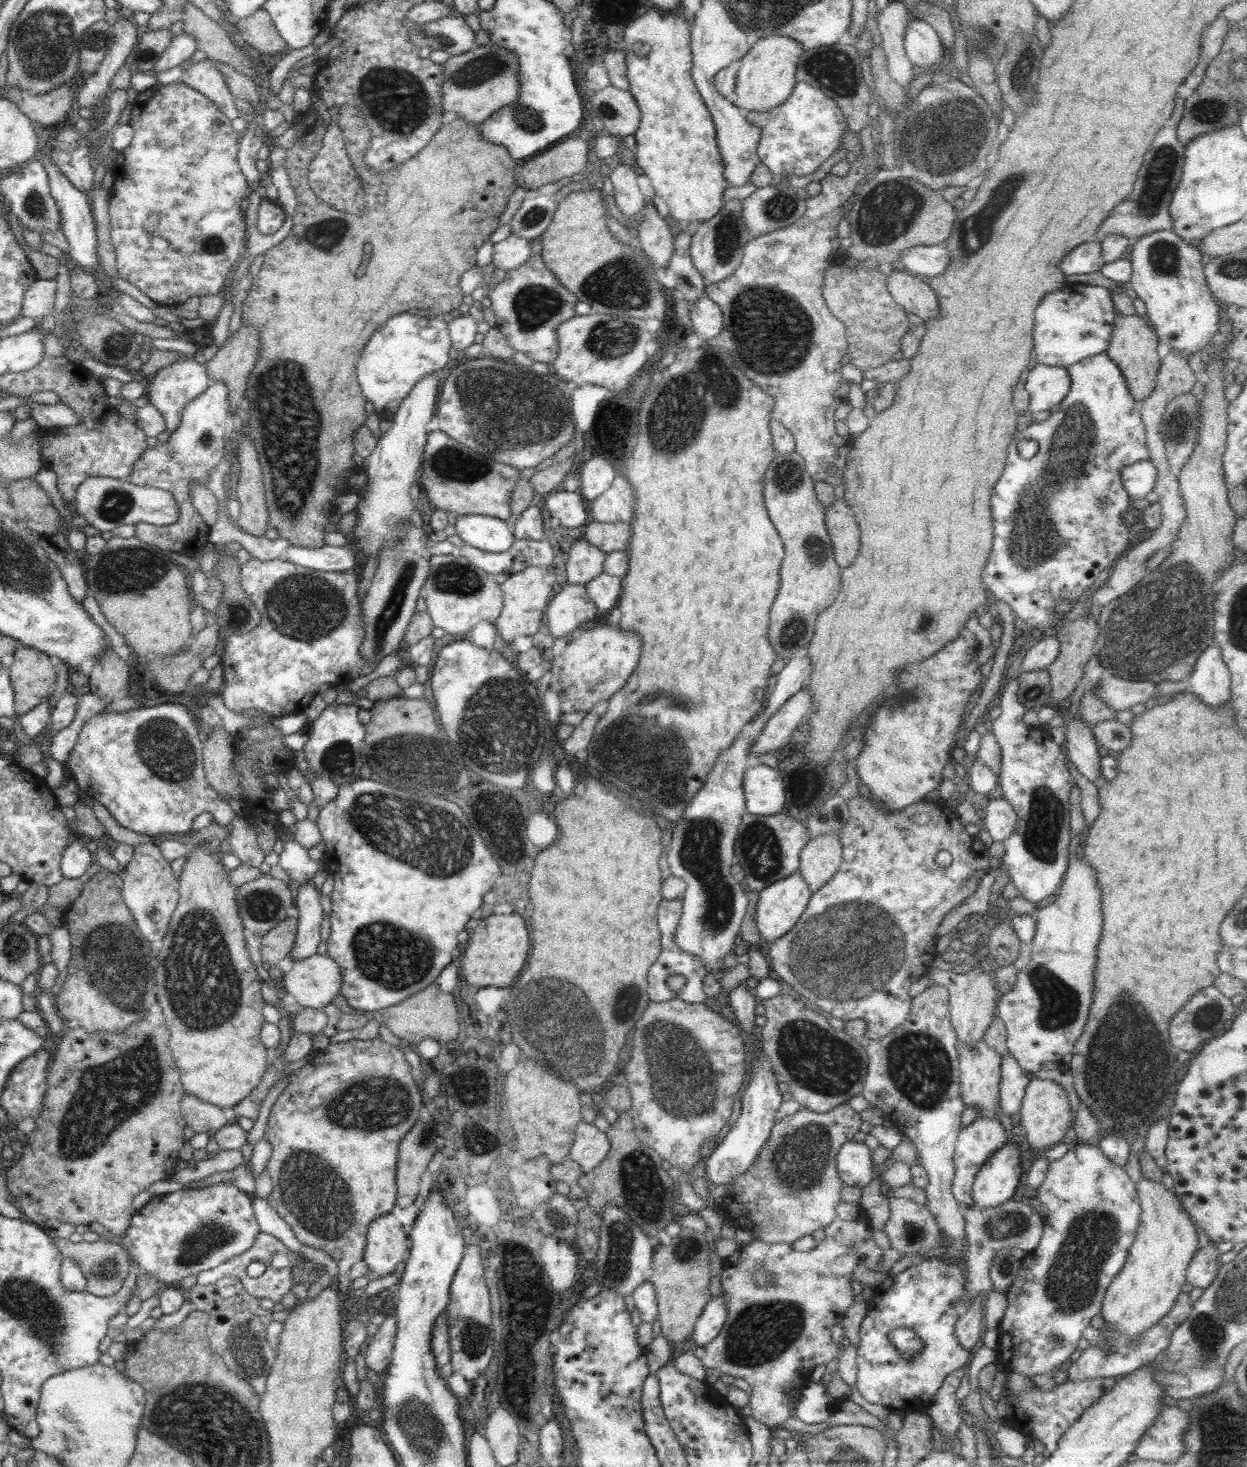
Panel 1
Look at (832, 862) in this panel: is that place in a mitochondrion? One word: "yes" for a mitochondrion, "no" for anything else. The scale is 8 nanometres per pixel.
no

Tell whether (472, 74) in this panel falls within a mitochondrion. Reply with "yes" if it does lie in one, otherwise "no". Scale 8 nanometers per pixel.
yes

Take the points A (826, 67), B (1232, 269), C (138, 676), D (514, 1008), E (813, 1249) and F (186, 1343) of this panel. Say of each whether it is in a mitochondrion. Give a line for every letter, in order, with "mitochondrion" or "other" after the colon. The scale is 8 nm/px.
A: mitochondrion
B: mitochondrion
C: other
D: mitochondrion
E: other
F: other

